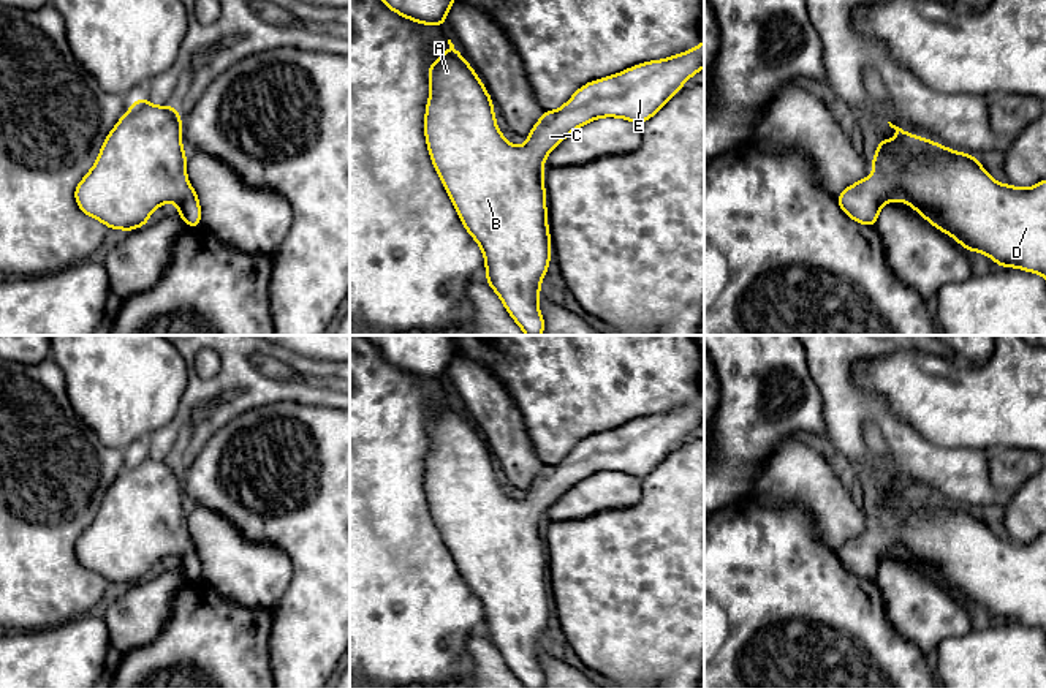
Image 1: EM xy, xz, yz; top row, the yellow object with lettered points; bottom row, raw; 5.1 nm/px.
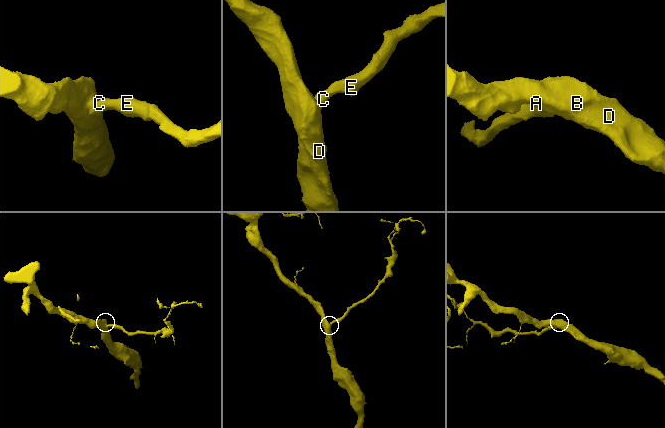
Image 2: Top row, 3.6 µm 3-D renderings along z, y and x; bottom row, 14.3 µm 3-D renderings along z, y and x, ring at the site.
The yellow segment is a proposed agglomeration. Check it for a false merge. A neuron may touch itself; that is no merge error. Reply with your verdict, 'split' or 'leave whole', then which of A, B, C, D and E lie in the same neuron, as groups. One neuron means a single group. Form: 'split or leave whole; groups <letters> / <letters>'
leave whole; groups A B C D E

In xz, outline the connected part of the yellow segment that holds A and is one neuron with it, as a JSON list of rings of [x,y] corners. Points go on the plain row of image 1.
[[[448,394],[448,399],[449,403],[429,421],[427,427],[430,449],[426,460],[424,487],[430,514],[459,568],[462,579],[483,604],[486,636],[497,647],[510,671],[525,688],[543,688],[544,674],[538,663],[538,652],[541,648],[540,637],[546,629],[551,615],[546,542],[543,538],[544,512],[568,489],[593,473],[619,471],[639,479],[647,476],[671,451],[682,444],[682,440],[688,432],[704,422],[704,394],[699,400],[679,410],[644,416],[619,429],[590,435],[589,438],[579,441],[560,463],[543,467],[541,473],[527,489],[525,500],[513,500],[503,492],[497,481],[494,457],[486,441],[467,414],[457,406],[451,394]]]

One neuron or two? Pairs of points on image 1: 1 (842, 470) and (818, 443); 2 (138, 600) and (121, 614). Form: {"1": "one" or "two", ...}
{"1": "one", "2": "one"}

